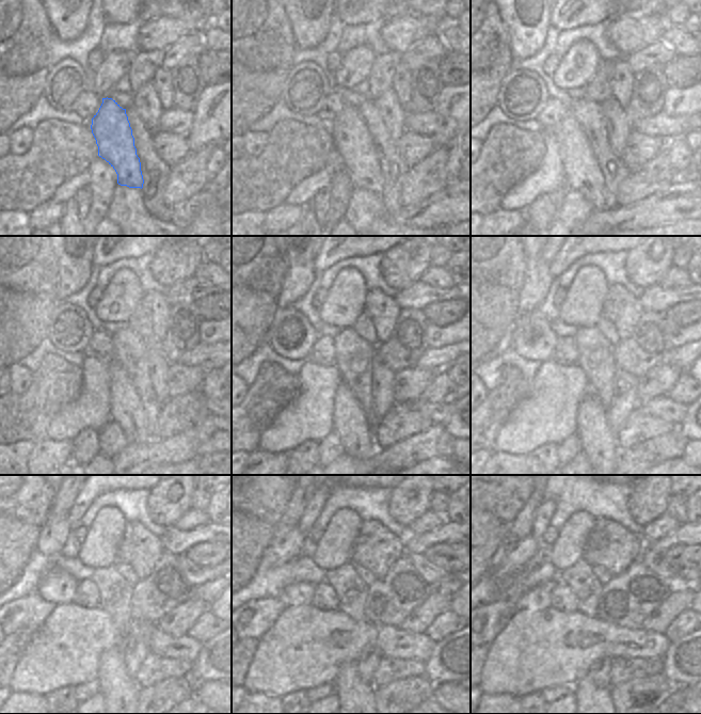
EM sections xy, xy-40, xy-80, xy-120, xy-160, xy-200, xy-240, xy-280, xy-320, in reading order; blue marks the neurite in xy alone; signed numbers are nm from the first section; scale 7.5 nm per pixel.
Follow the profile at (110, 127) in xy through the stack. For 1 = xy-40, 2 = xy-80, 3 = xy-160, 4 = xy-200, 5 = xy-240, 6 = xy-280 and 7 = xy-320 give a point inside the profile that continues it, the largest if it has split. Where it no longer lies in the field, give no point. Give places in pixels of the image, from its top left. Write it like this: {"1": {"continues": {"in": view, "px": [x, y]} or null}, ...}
{"1": {"continues": {"in": "xy-40", "px": [352, 140]}}, "2": {"continues": {"in": "xy-80", "px": [589, 173]}}, "3": {"continues": {"in": "xy-160", "px": [350, 421]}}, "4": {"continues": {"in": "xy-200", "px": [598, 441]}}, "5": {"continues": {"in": "xy-240", "px": [121, 692]}}, "6": {"continues": {"in": "xy-280", "px": [352, 692]}}, "7": {"continues": {"in": "xy-320", "px": [586, 691]}}}

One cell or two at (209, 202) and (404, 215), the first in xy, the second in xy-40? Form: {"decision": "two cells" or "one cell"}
{"decision": "one cell"}

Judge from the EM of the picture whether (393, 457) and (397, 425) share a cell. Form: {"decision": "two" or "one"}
{"decision": "two"}

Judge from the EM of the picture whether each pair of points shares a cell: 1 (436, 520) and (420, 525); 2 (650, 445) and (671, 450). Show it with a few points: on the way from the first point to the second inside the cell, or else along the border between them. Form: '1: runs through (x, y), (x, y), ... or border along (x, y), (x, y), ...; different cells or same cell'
1: runs through (432, 520), (425, 523); same cell
2: runs through (655, 445), (666, 447); same cell

